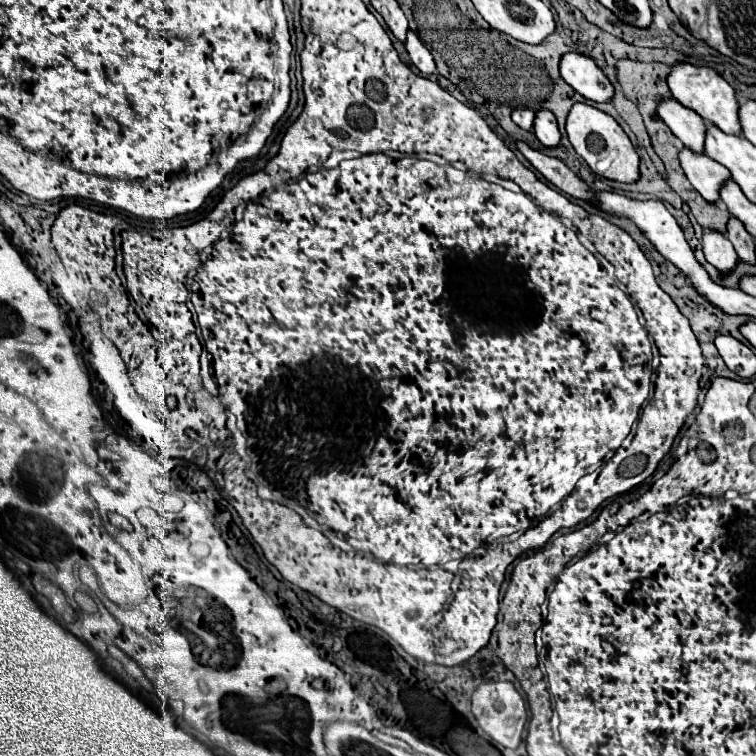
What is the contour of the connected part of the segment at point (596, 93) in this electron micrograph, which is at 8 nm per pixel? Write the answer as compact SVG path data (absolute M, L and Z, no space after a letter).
M566 53L560 59L560 73L566 83L588 101L608 103L614 97L612 83L590 57L580 53Z

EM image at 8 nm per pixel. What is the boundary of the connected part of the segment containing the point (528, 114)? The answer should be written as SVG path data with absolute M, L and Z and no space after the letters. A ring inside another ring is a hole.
M516 109L512 111L512 121L524 129L524 131L532 131L532 125L534 125L534 111L528 111L528 109Z

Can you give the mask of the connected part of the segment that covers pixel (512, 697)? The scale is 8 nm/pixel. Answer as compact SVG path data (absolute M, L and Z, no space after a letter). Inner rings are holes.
M490 681L482 683L472 695L472 713L478 719L480 727L500 745L506 749L516 749L520 745L520 737L526 723L526 707L524 699L516 691L510 681Z

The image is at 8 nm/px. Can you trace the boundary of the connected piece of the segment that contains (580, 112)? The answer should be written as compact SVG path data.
M576 103L570 109L568 121L566 121L566 131L568 131L568 139L570 139L572 147L588 163L592 173L612 179L612 181L620 181L620 183L634 183L640 179L640 169L638 169L640 157L634 151L628 135L622 131L622 127L610 115L602 113L596 107L590 107L586 103Z

